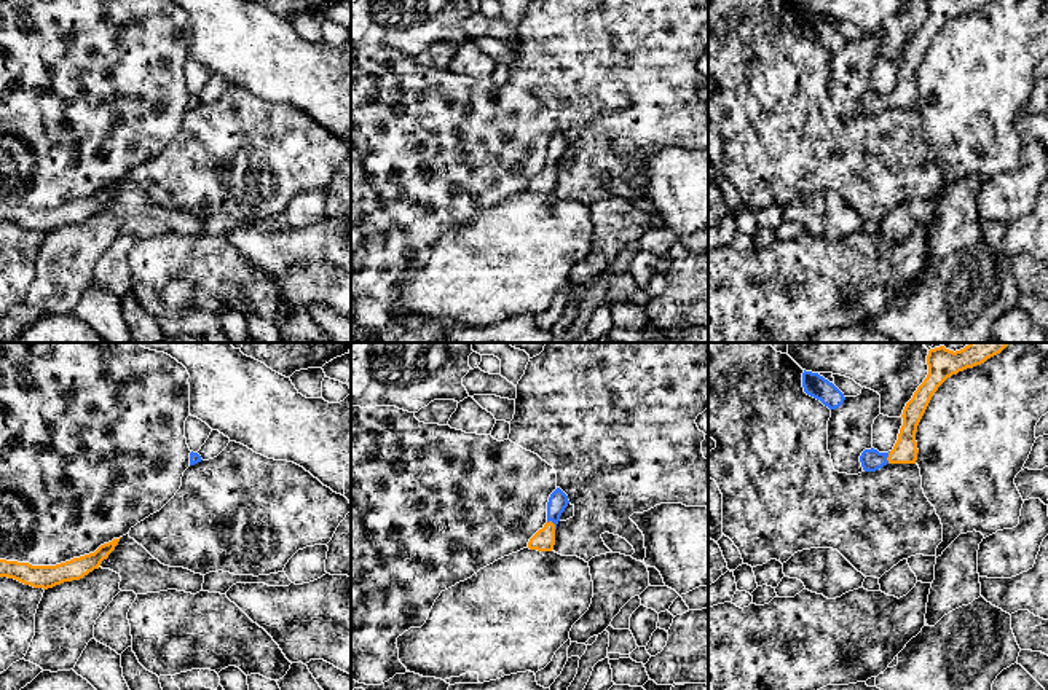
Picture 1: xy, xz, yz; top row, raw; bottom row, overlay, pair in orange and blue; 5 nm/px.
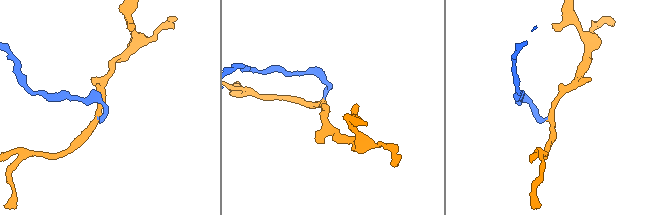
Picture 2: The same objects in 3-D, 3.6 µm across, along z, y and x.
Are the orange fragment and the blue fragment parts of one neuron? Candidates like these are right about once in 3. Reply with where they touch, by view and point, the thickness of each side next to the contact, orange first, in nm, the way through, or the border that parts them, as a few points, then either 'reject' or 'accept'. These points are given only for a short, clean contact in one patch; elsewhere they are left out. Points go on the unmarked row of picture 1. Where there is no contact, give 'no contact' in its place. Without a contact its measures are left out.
yz (887, 101) | 130/110 nm | across yz (905, 94), (887, 101), (871, 102) | accept

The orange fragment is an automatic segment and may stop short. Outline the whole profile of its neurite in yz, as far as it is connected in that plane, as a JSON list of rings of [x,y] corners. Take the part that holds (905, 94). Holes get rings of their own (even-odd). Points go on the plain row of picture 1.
[[[927,0],[928,18],[903,53],[903,69],[892,94],[865,92],[860,105],[865,115],[876,115],[887,107],[916,107],[917,69],[938,30],[952,18],[984,6],[991,0]]]

